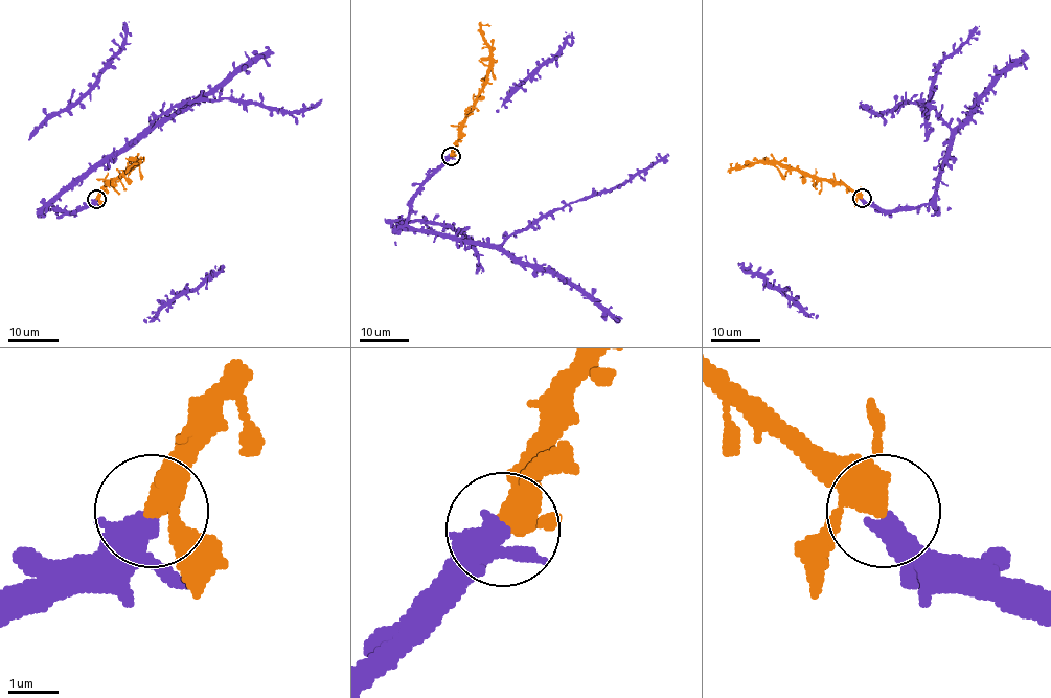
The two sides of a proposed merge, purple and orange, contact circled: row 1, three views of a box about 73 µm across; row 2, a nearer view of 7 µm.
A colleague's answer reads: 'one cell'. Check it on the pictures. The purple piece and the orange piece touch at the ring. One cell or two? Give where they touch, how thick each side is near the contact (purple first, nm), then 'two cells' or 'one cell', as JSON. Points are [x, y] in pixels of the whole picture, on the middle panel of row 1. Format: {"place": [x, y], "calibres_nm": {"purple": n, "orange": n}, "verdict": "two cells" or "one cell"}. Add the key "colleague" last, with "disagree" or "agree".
{"place": [451, 156], "calibres_nm": {"purple": 380, "orange": 380}, "verdict": "one cell", "colleague": "agree"}

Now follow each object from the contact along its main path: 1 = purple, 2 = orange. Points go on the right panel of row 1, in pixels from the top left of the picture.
1: (862, 198), (885, 210), (930, 202), (946, 157), (951, 128), (920, 102), (905, 100), (877, 113), (862, 100)
2: (862, 198), (843, 184), (819, 181), (785, 164), (752, 162), (732, 167), (731, 163)

